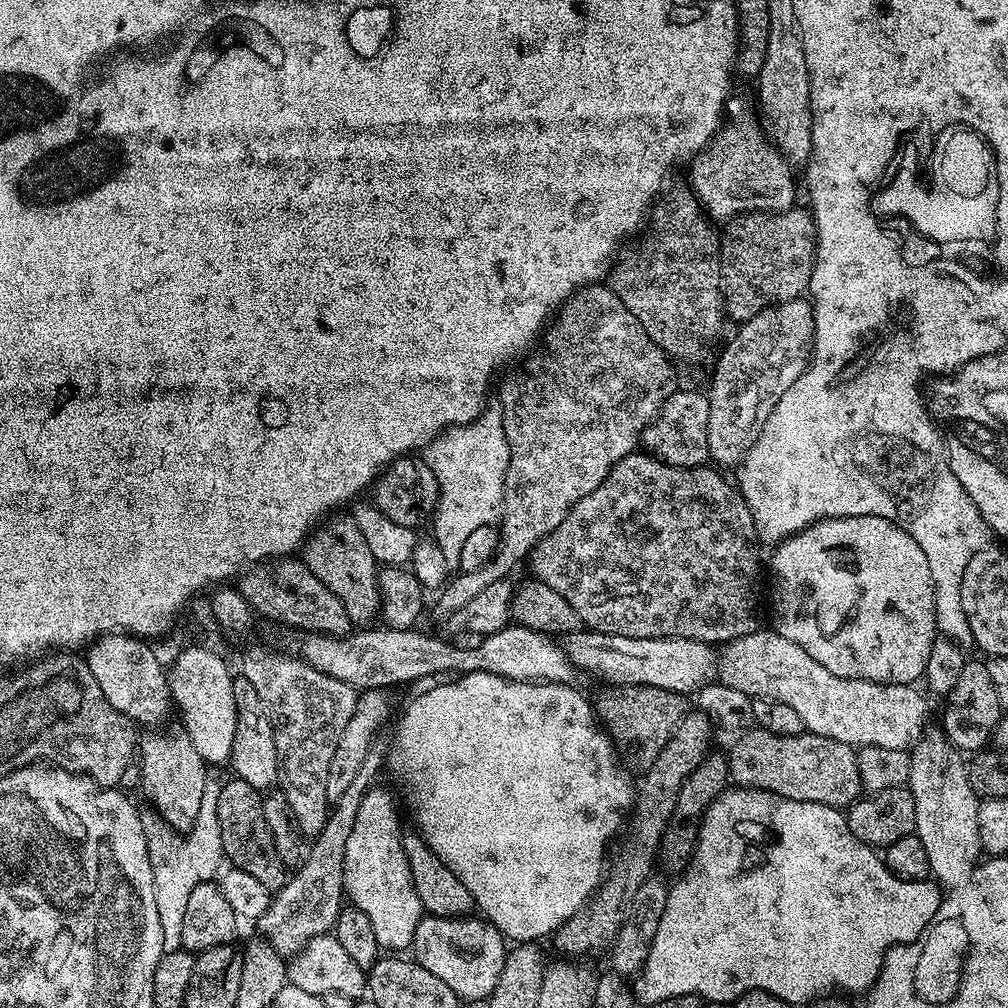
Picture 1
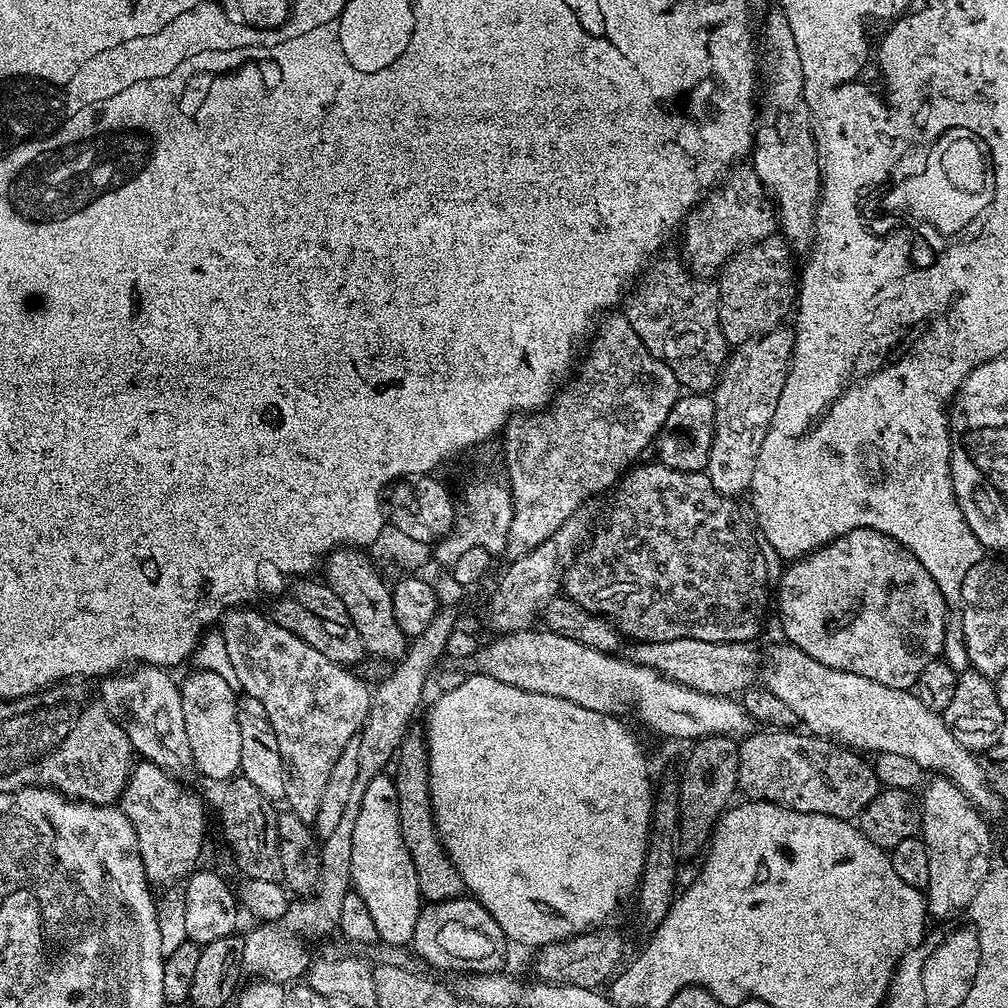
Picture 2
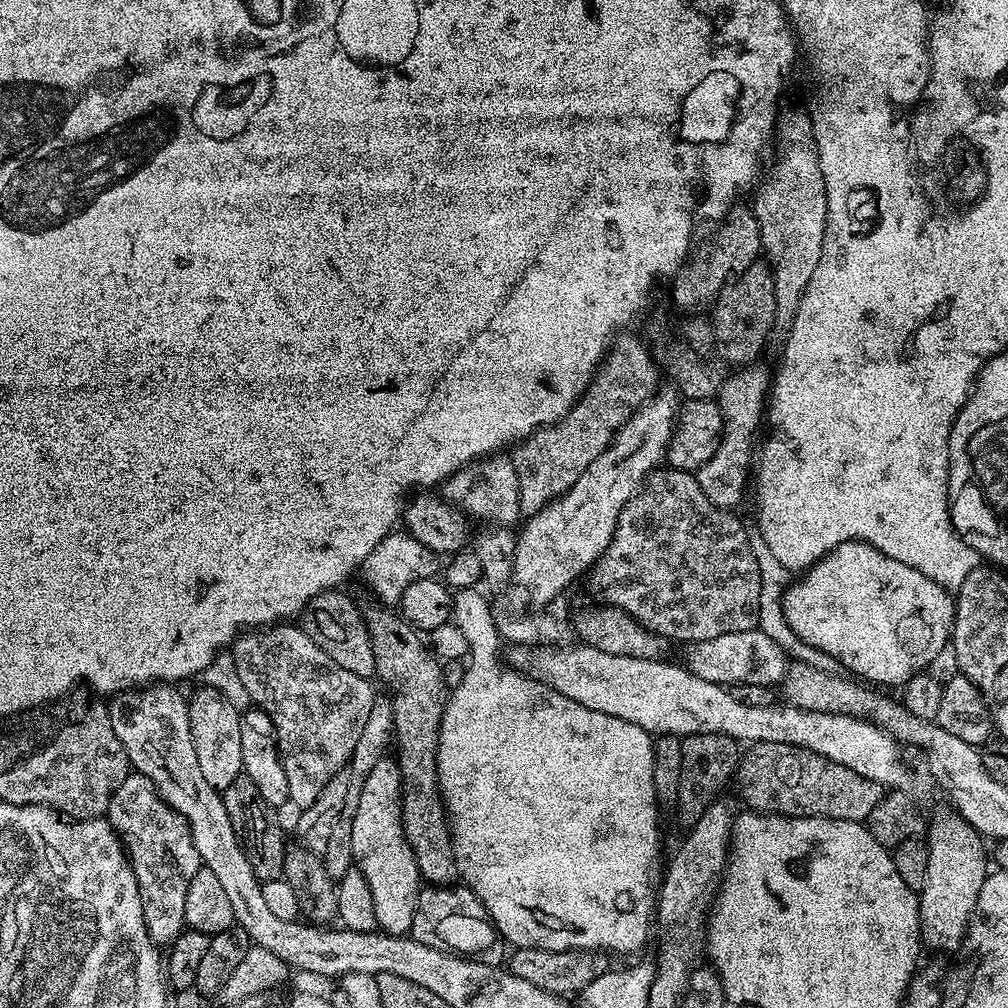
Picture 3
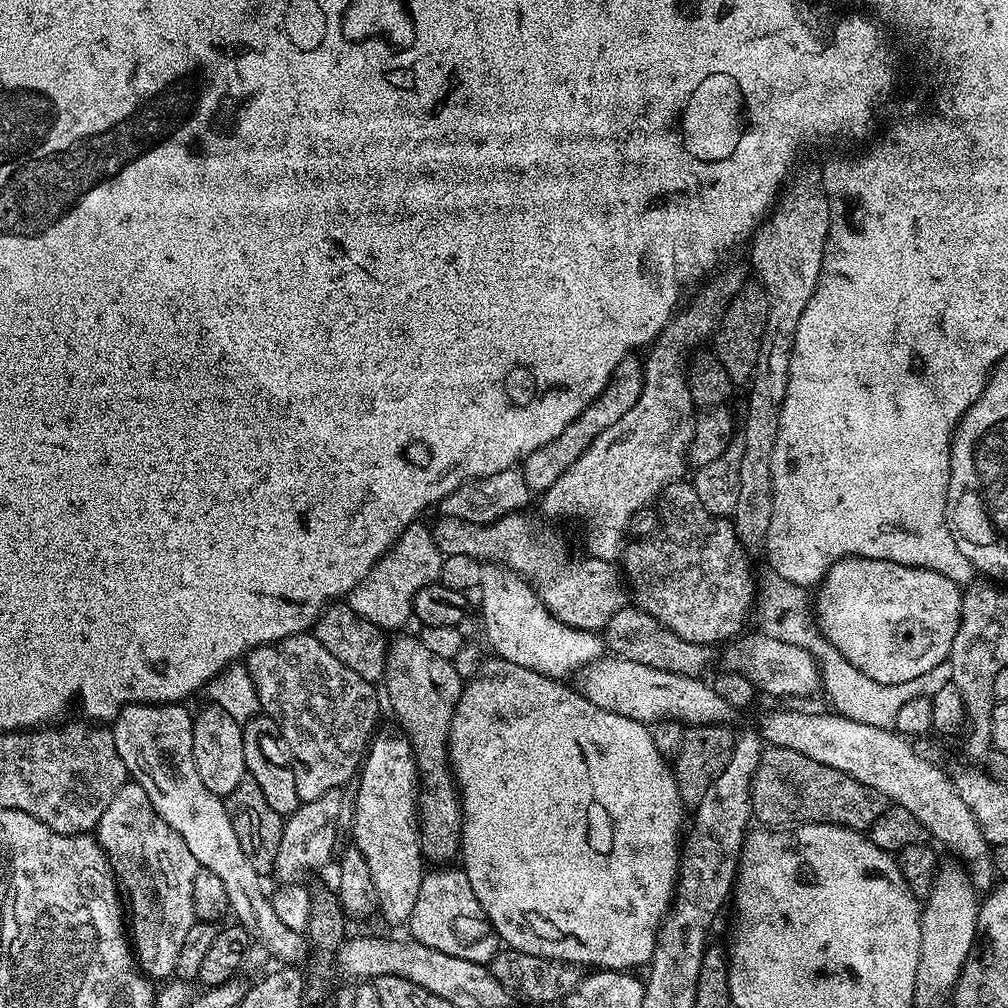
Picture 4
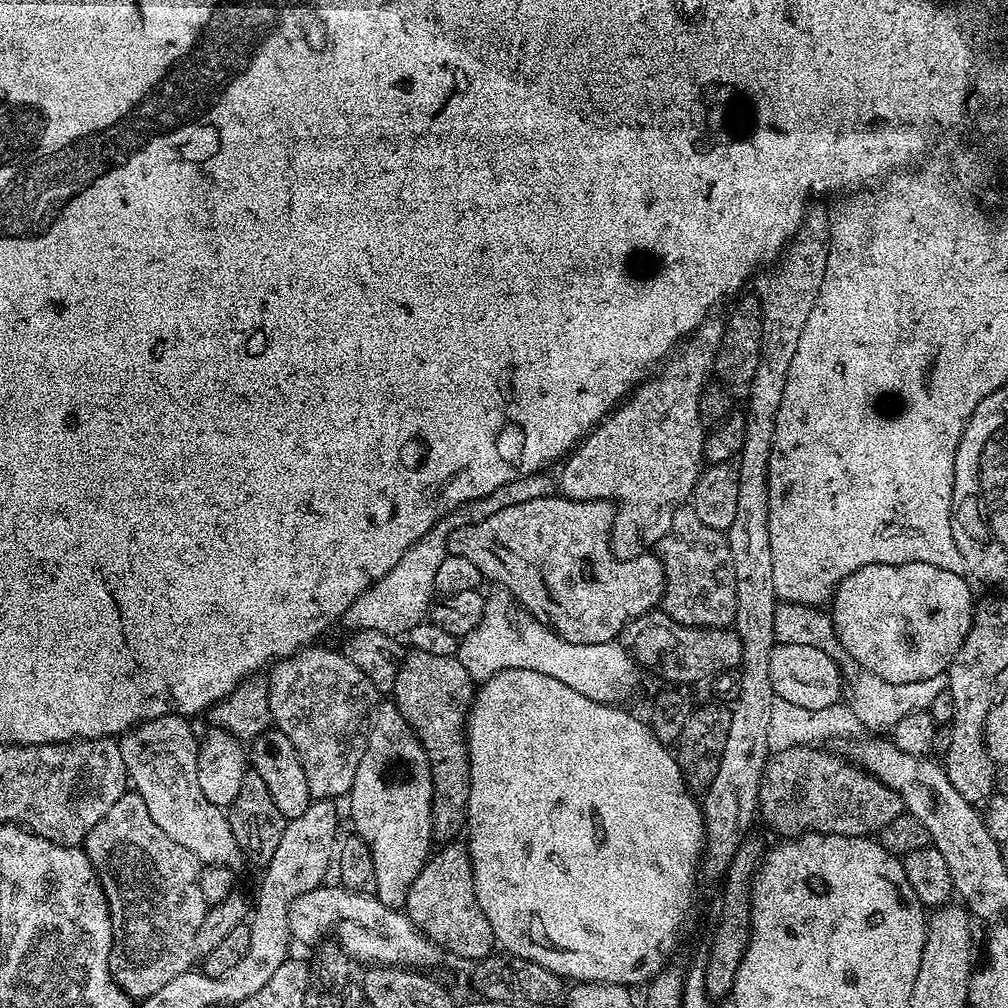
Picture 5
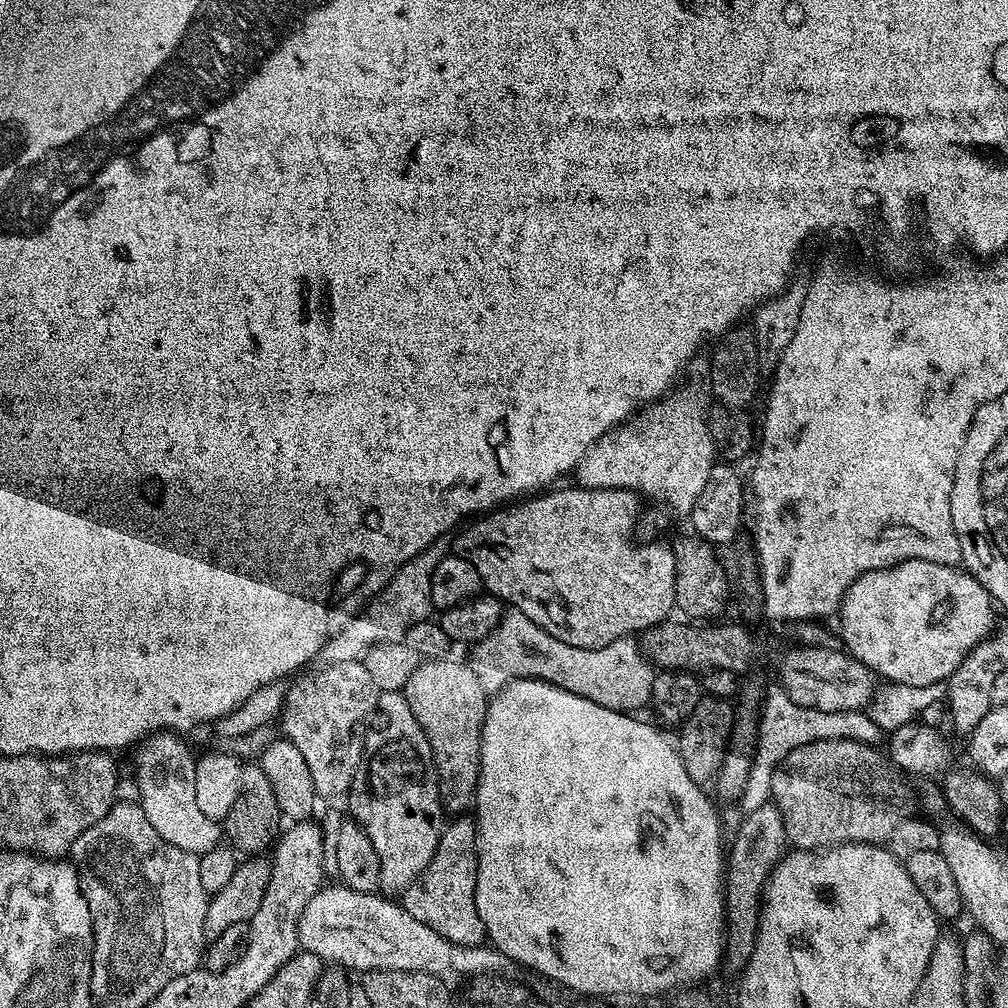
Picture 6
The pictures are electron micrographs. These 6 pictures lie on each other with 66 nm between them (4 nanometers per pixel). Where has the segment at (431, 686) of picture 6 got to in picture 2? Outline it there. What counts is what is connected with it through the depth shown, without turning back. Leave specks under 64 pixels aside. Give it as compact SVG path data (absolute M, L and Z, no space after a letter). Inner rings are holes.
M341 546L327 557L322 568L325 576L323 579L328 587L334 590L334 594L342 598L350 620L354 622L354 630L358 630L362 638L365 653L370 656L400 658L408 651L410 640L404 635L402 626L394 614L392 588L386 581L380 580L380 572L372 564L376 565L367 551L357 550L352 546ZM405 738L394 760L394 779L396 781L396 805L398 806L398 826L402 830L402 842L406 842L406 850L410 854L410 862L414 862L414 874L418 874L418 890L425 901L454 900L465 895L466 889L454 862L446 854L436 829L436 813L432 811L430 786L428 785L428 745L423 739Z

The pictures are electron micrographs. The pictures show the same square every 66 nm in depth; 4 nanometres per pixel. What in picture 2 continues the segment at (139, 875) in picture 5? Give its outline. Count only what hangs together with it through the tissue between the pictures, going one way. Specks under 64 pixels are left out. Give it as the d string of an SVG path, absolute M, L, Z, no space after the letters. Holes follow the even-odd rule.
M137 763L118 801L134 826L142 866L152 886L183 881L197 867L196 859L204 848L204 808L199 798L176 780L173 773L156 764Z

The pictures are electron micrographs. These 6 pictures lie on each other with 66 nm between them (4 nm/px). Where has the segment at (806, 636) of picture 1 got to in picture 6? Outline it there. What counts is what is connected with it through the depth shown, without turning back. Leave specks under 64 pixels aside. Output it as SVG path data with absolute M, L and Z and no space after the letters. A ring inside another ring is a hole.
M903 560L889 568L870 570L849 586L840 604L838 632L848 655L865 664L877 677L884 679L885 676L892 684L928 686L947 681L974 646L992 635L997 627L995 611L992 595L963 567Z

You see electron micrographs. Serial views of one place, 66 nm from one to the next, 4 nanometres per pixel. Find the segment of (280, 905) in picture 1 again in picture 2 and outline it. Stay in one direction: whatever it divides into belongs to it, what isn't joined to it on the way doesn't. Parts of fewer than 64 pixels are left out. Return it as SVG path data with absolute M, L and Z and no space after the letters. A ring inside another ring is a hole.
M352 792L352 800L347 800L343 808L339 809L336 825L328 832L325 840L319 841L320 845L320 882L316 885L316 891L311 896L296 898L289 903L286 914L278 922L260 922L246 932L244 945L240 951L240 966L245 973L256 972L259 979L269 980L275 984L285 986L299 981L308 971L309 956L304 954L304 948L296 941L296 936L324 936L327 932L335 933L338 929L338 914L342 910L342 898L350 891L352 879L350 878L350 846L354 838L354 822L358 822L356 804L362 806L362 798Z

